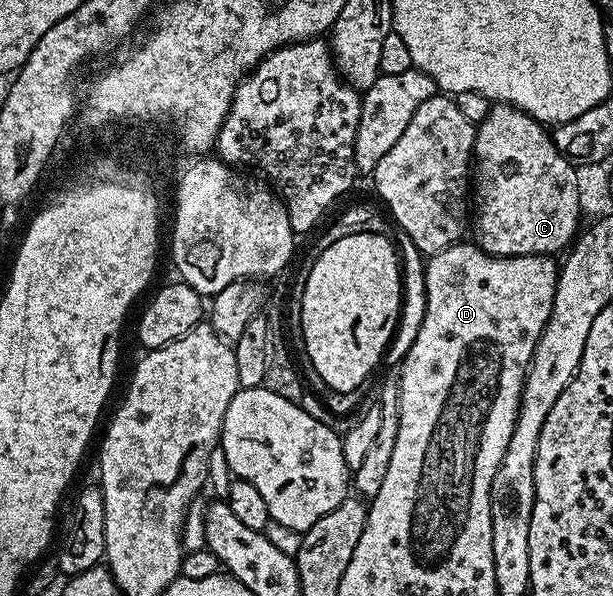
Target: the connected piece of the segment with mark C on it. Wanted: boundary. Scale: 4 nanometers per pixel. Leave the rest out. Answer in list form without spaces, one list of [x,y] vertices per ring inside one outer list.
[[[493,104],[490,107],[485,119],[476,123],[477,135],[473,141],[476,245],[499,258],[528,254],[560,255],[574,241],[579,230],[581,186],[577,183],[578,167],[564,158],[559,148],[555,148],[552,133],[527,112],[508,104]]]

